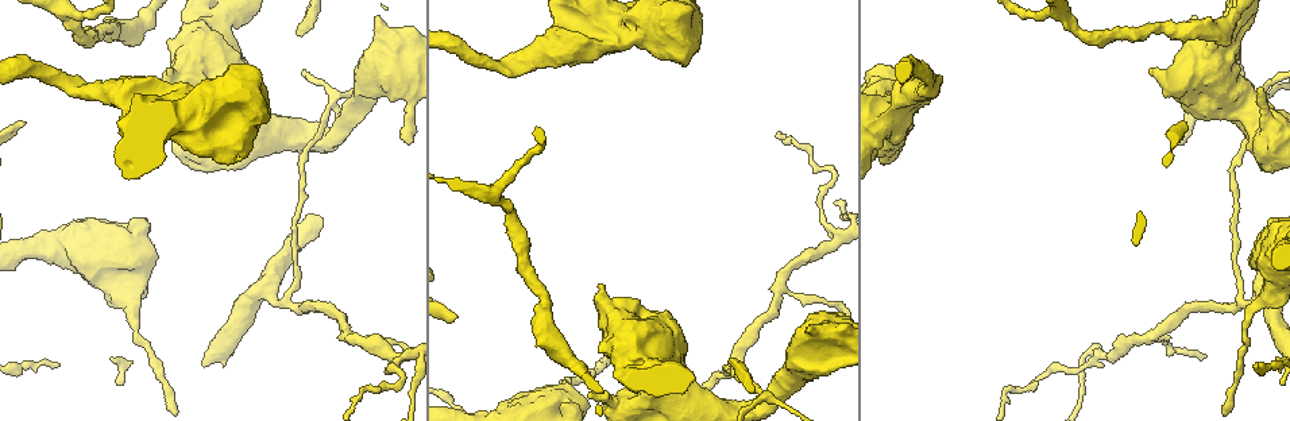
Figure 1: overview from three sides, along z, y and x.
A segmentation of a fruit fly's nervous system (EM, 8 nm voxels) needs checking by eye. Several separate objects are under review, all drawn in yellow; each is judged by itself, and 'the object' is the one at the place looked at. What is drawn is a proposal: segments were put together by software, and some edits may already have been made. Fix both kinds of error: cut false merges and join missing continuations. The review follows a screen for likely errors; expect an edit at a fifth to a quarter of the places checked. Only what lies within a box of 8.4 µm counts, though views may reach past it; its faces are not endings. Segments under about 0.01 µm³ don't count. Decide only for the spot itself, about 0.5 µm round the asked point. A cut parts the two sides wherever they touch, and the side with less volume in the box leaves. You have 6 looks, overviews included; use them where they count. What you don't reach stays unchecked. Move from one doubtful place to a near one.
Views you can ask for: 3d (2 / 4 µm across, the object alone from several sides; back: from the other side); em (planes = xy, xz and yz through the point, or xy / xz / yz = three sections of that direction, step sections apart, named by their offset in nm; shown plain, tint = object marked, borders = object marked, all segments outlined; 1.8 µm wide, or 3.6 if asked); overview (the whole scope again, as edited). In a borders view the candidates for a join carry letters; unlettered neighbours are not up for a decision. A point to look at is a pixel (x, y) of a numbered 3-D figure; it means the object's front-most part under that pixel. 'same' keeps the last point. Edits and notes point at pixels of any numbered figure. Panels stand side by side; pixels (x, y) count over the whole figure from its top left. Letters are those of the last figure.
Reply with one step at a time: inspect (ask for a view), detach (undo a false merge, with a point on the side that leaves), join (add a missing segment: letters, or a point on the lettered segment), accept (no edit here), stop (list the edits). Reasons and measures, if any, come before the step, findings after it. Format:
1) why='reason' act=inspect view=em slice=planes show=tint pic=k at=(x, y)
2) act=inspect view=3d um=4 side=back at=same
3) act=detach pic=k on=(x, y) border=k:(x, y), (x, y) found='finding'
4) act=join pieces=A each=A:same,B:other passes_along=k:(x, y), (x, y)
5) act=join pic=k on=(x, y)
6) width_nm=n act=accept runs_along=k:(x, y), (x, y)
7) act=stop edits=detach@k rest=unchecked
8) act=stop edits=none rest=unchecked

why='four or more arms meet' act=inspect view=3d um=2 pic=1 at=(337, 131)

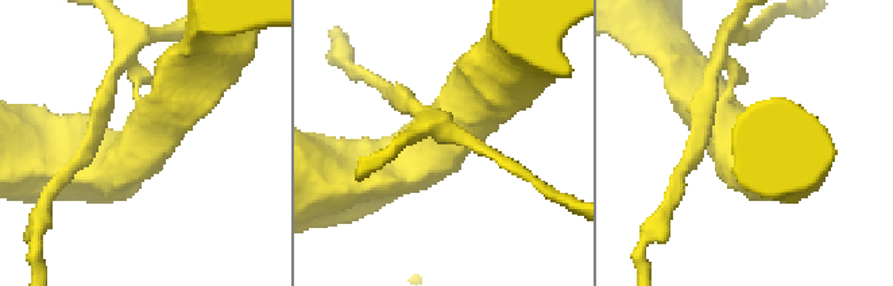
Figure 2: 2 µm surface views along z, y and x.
act=inspect view=em slice=planes show=borders pic=2 at=(139, 139)

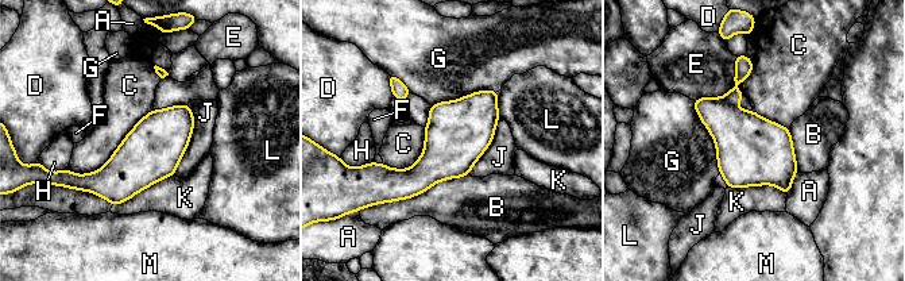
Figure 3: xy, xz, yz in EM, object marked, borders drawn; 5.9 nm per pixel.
act=detach pic=3 on=(734, 95) each=A:other,B:other,C:other,D:other,E:other,F:other,G:other,H:other,J:other,K:other,L:other,M:other border=3:(722, 97), (735, 104) found='a second neuron is stuck on'

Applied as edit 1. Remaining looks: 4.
act=inspect view=overview

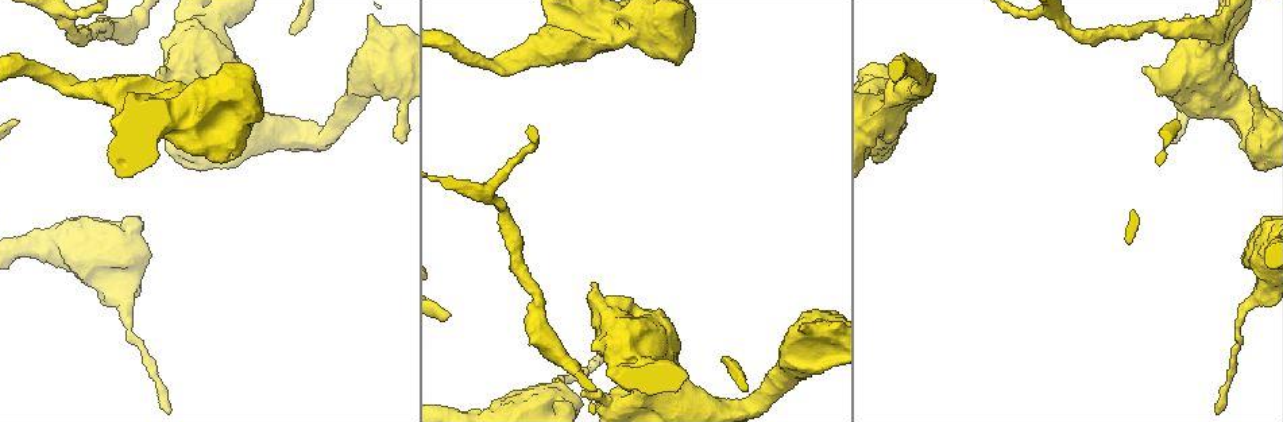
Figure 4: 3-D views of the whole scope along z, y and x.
why='thick turns thin' act=inspect view=em um=3.6 slice=xy step=16 show=tint pic=4 at=(1173, 78)

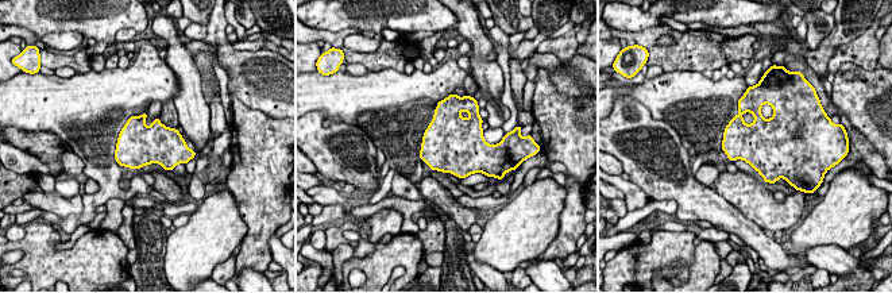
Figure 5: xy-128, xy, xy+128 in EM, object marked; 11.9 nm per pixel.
act=inspect view=em um=3.6 slice=xy step=16 show=borders at=same

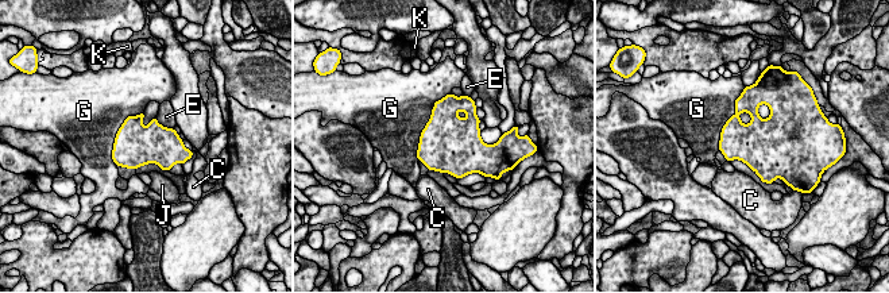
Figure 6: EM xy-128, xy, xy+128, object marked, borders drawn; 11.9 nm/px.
width_nm=550 act=accept each=C:other,E:other,G:other,J:other,K:other border=6:(155, 116), (146, 126), (142, 124) found='one neuron here'

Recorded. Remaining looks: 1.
why='sharp bend' act=inspect view=em um=3.6 slice=yz step=4 show=borders pic=4 at=(1248, 105)

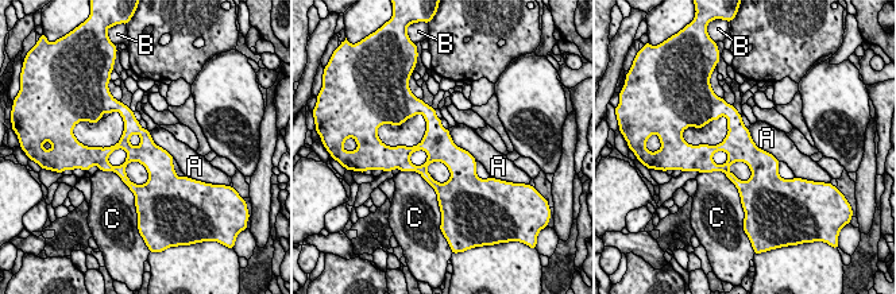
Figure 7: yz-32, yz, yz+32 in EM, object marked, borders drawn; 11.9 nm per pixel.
width_nm=360 act=accept each=A:other,B:other,C:other runs_along=7:(101, 151), (126, 146), (147, 153), (170, 173) found='continuous, no second neuron'

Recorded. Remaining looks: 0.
act=stop edits=detach@3 rest=unchecked

